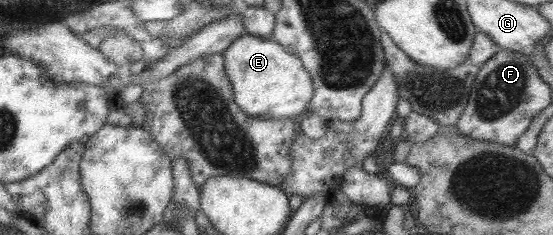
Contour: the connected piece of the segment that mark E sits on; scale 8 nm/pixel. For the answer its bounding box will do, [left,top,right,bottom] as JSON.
[223,34,314,119]

